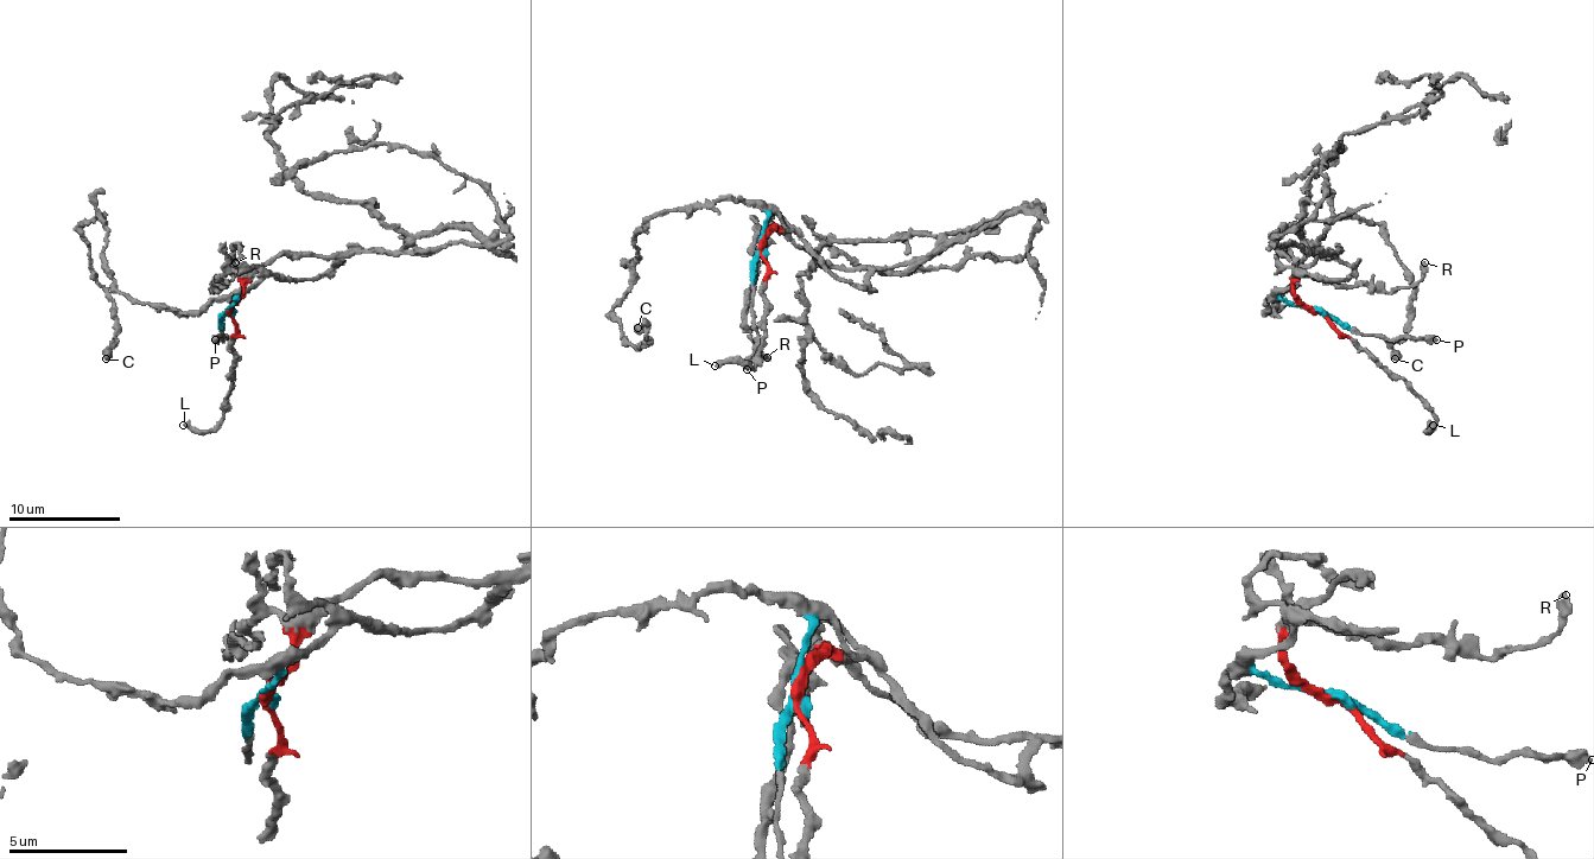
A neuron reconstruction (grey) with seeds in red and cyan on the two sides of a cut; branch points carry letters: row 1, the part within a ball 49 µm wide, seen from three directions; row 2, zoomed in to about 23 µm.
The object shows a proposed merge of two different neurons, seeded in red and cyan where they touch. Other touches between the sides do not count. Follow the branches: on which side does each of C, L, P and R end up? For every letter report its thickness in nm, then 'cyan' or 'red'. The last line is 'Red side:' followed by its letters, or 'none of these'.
C: calibre 550 nm; cyan
L: calibre 360 nm; red
P: calibre 500 nm; cyan
R: calibre 440 nm; red
Red side: L, R

